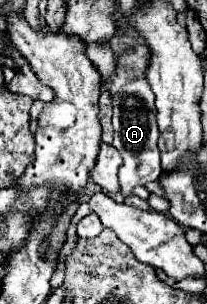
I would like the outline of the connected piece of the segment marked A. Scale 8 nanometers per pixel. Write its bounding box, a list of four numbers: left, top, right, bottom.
[112,77,162,197]

